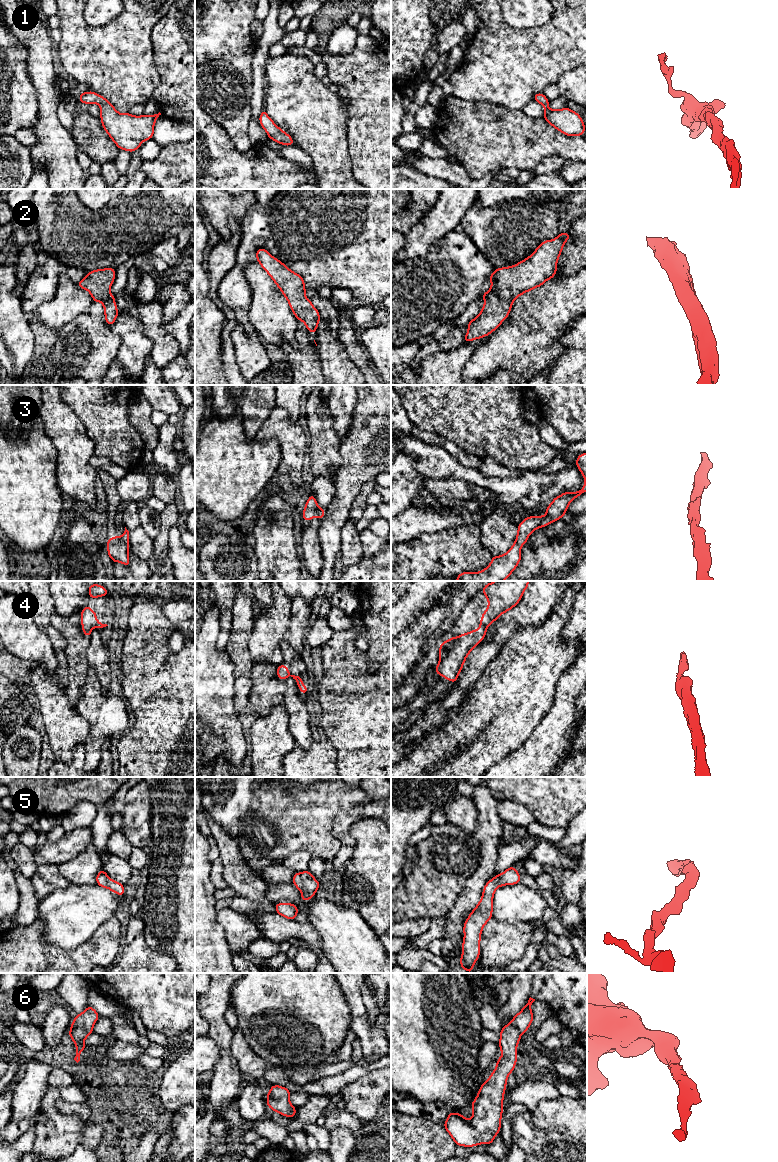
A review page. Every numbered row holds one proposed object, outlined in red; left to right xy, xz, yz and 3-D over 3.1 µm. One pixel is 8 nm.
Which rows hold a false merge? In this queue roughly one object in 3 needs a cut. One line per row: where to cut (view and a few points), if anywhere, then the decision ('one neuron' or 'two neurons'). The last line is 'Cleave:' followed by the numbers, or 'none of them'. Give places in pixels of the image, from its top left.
1: no cut | one neuron
2: no cut | one neuron
3: no cut | one neuron
4: no cut | one neuron
5: no cut | one neuron
6: no cut | one neuron
Cleave: none of them

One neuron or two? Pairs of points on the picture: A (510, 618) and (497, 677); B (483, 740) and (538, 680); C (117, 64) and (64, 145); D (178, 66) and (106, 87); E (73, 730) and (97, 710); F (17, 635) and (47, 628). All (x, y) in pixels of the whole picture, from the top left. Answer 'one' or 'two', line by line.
A: two
B: one
C: two
D: two
E: two
F: two

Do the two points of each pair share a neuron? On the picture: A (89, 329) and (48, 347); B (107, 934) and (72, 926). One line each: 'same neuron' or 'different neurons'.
A: same neuron
B: different neurons

